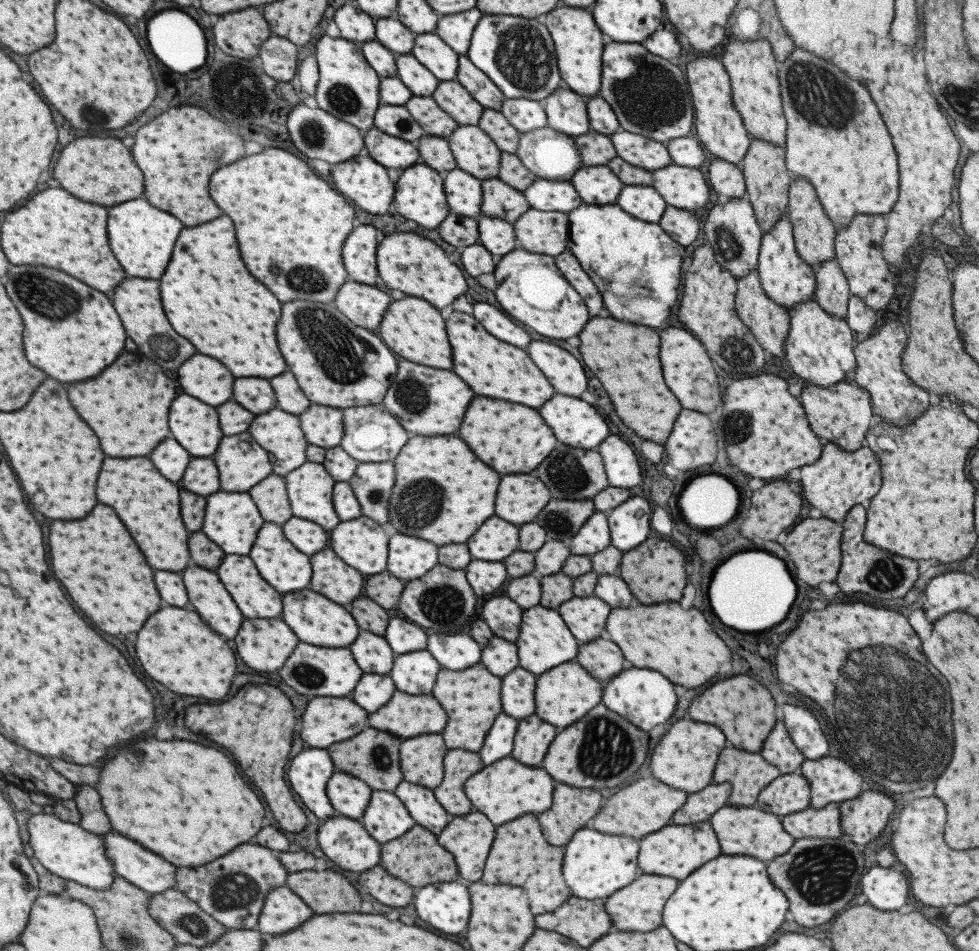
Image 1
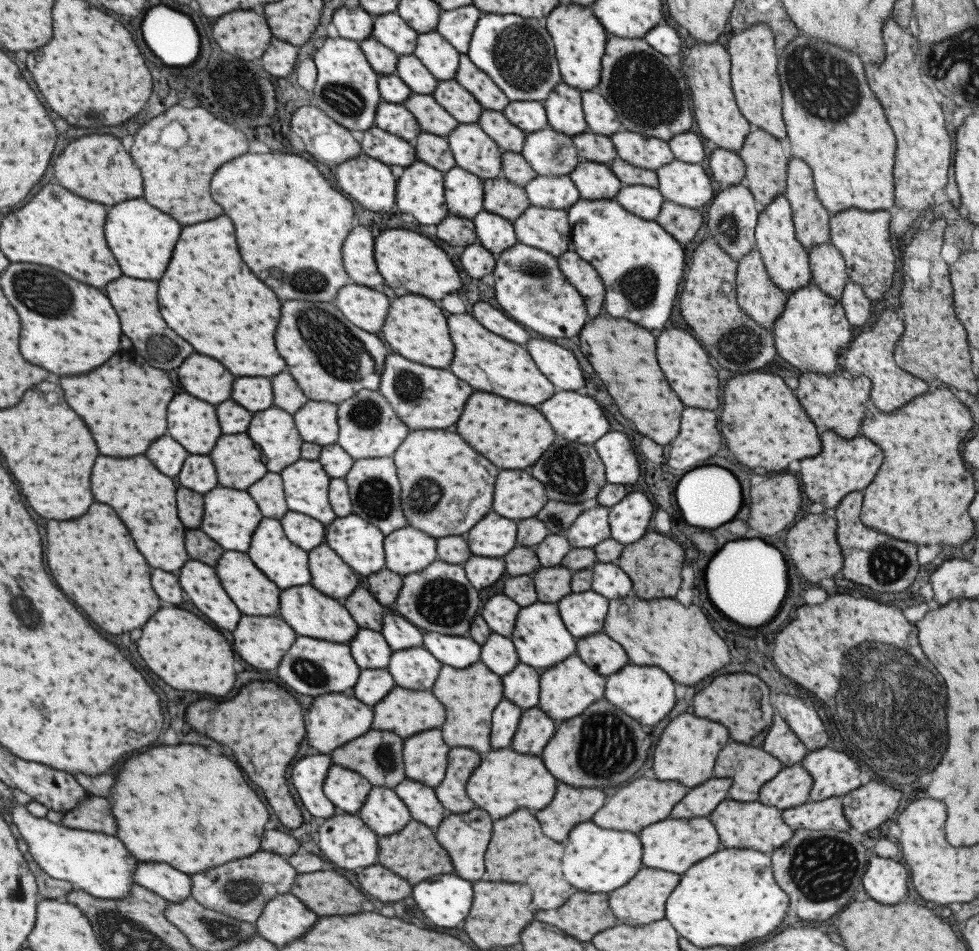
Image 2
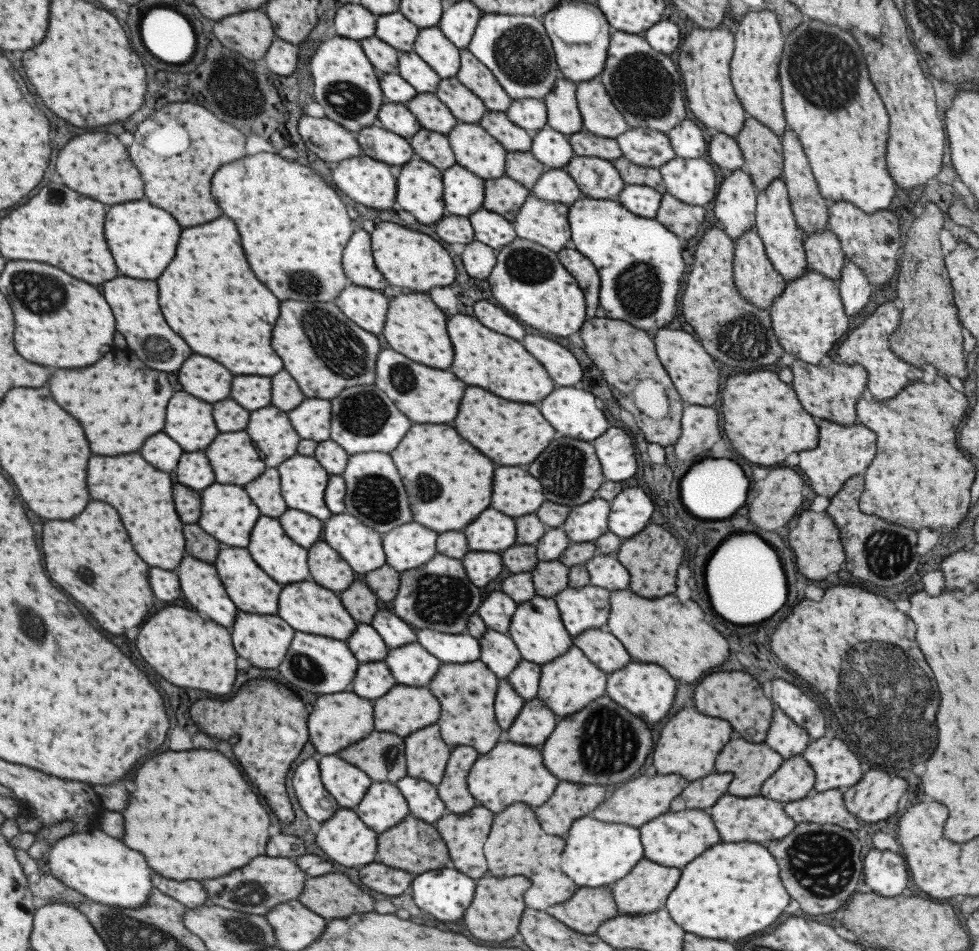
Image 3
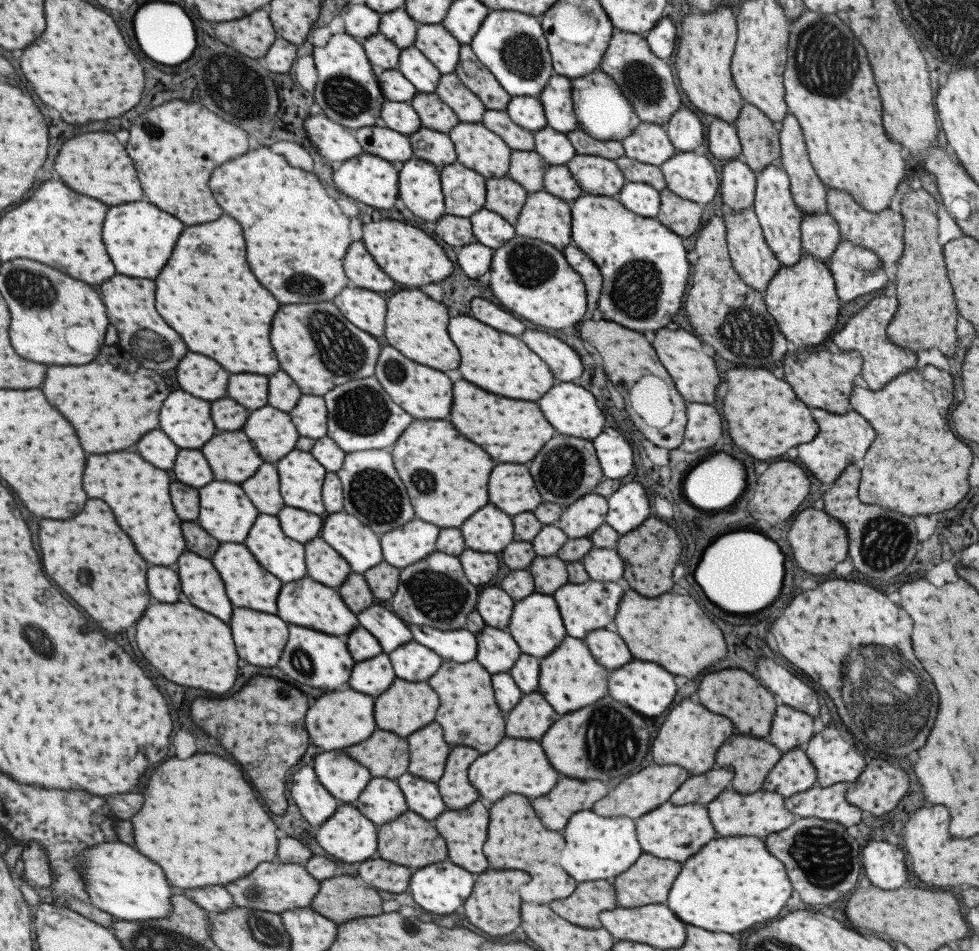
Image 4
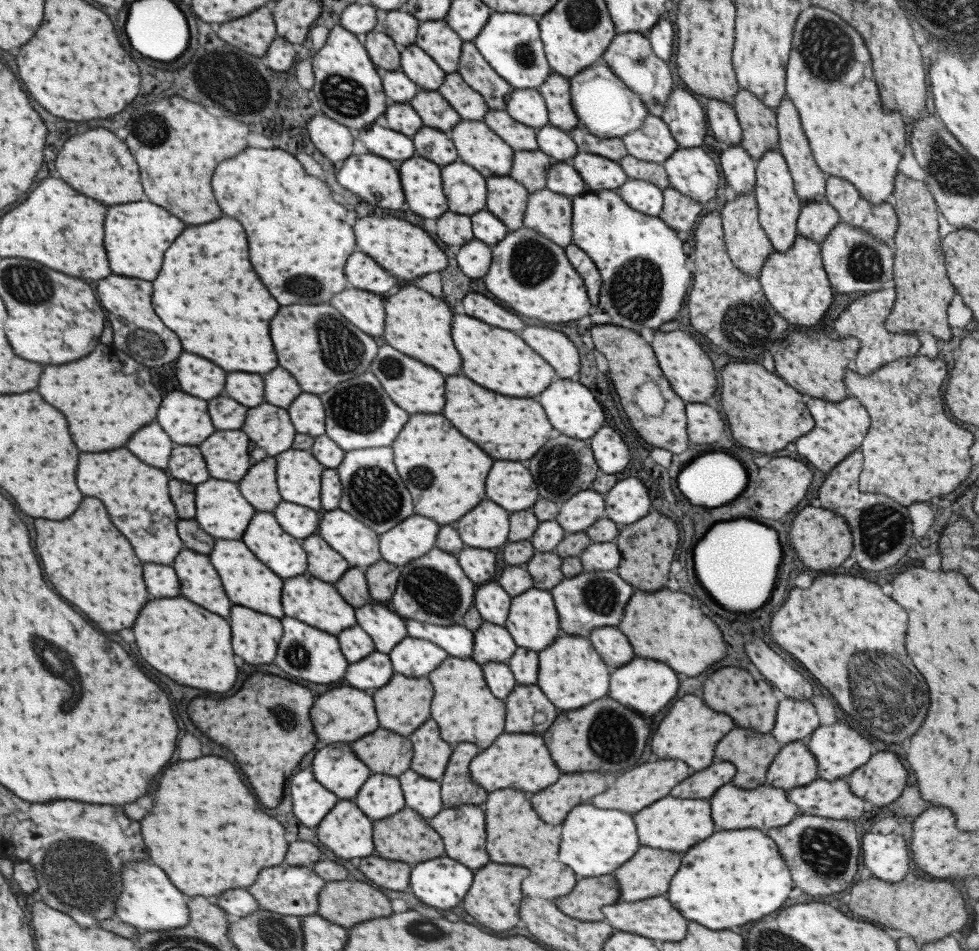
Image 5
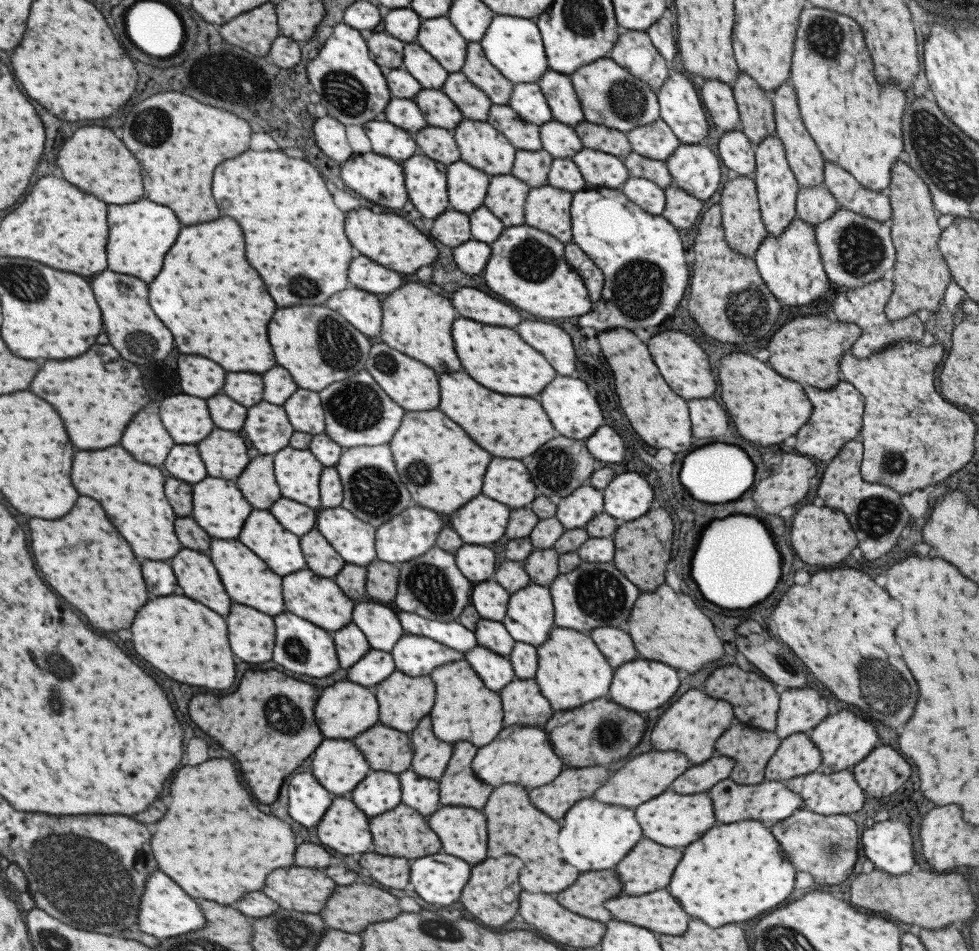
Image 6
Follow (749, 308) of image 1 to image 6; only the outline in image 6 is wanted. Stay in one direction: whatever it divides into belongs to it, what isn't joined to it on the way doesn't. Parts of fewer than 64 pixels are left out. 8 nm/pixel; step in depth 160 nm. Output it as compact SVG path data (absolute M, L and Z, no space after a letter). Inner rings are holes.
M738 176L723 185L718 205L720 206L720 223L727 246L737 254L753 256L761 241L768 235L758 209L756 186L751 176Z

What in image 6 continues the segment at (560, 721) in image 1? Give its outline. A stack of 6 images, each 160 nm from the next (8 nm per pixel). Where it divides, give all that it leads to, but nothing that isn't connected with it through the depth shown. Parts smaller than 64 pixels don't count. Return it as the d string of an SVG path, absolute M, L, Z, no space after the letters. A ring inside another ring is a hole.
M553 626L547 642L536 647L536 656L535 682L541 694L549 700L553 710L575 708L607 694L613 670L603 660L603 656L599 654L589 636L583 636L575 630Z

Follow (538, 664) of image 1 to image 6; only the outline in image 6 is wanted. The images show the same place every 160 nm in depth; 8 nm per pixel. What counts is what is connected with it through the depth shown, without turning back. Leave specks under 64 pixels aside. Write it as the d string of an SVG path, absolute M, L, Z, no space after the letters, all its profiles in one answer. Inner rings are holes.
M531 583L510 594L501 624L514 641L534 647L543 644L554 626L548 587Z

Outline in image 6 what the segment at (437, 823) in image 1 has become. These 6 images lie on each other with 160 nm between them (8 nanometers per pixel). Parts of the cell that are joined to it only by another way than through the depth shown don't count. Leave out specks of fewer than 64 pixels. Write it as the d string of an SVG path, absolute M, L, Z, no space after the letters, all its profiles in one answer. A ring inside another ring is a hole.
M411 768L398 774L401 784L401 804L415 808L419 814L433 814L439 804L437 796L437 782L419 778Z

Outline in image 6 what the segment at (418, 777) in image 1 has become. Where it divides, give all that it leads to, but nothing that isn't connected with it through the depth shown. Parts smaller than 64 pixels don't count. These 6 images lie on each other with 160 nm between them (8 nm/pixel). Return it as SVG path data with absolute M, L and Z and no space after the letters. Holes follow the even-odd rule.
M421 718L409 738L413 744L413 760L410 768L423 778L439 778L451 756L451 748L445 742L433 738L431 720Z

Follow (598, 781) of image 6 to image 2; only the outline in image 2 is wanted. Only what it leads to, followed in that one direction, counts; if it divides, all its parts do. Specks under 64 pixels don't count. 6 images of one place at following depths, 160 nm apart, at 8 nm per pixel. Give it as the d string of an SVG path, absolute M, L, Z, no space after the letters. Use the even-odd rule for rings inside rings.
M557 784L555 796L535 814L543 834L555 842L567 838L569 830L583 820L589 820L605 802L603 792L595 788L571 788L565 784Z

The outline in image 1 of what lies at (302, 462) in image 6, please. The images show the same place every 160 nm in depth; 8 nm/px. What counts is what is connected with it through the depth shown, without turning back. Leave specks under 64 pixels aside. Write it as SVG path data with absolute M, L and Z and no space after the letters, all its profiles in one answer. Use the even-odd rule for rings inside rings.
M306 460L283 480L292 516L314 522L323 530L331 530L339 524L332 505L335 482L322 463Z

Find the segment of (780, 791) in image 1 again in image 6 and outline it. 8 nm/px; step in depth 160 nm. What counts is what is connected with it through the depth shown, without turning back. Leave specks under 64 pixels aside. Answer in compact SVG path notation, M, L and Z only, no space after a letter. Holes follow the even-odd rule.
M795 733L780 739L780 745L764 768L764 780L786 782L793 776L817 771L820 752L808 739L807 733Z

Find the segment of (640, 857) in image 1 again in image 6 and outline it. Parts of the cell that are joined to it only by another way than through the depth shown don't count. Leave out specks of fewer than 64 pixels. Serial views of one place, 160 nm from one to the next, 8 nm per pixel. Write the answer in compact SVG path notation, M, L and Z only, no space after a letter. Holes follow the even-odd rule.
M663 792L637 806L635 820L641 826L645 838L667 848L687 846L693 840L701 838L715 824L711 812L711 800L707 798L707 794L675 794L675 792Z

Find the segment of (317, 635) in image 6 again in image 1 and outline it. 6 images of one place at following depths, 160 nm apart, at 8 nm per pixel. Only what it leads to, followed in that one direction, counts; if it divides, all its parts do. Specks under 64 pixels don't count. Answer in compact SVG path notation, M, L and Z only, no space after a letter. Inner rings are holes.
M299 642L279 670L279 678L303 696L345 696L355 688L357 680L361 678L361 670L353 662L347 648L319 648Z

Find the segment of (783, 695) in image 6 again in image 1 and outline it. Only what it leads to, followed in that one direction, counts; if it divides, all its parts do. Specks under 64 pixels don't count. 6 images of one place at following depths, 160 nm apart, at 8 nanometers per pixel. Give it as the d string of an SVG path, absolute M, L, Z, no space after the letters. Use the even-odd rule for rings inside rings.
M783 722L773 725L773 730L765 737L759 754L769 764L776 766L781 775L798 772L797 769L805 759L795 748L789 733L783 728Z

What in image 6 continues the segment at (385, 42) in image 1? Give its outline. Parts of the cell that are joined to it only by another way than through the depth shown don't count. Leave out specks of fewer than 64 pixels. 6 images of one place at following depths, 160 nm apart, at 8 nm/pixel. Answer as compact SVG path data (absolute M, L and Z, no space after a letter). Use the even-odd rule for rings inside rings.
M409 7L384 11L380 29L403 43L415 42L421 18Z

